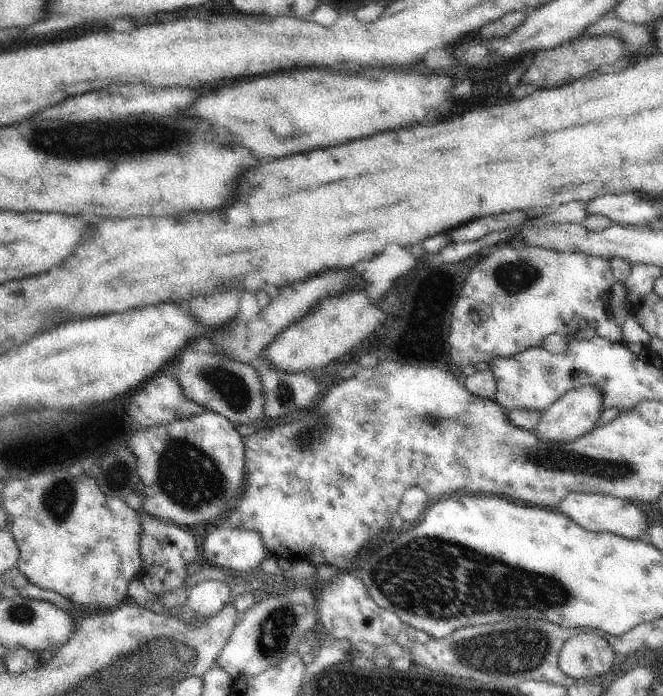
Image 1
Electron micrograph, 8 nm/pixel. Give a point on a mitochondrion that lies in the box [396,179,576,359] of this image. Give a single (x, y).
(515, 278)

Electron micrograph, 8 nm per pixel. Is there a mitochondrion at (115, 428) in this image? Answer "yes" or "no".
no

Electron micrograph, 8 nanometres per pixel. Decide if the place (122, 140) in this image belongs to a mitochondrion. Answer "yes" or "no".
yes

